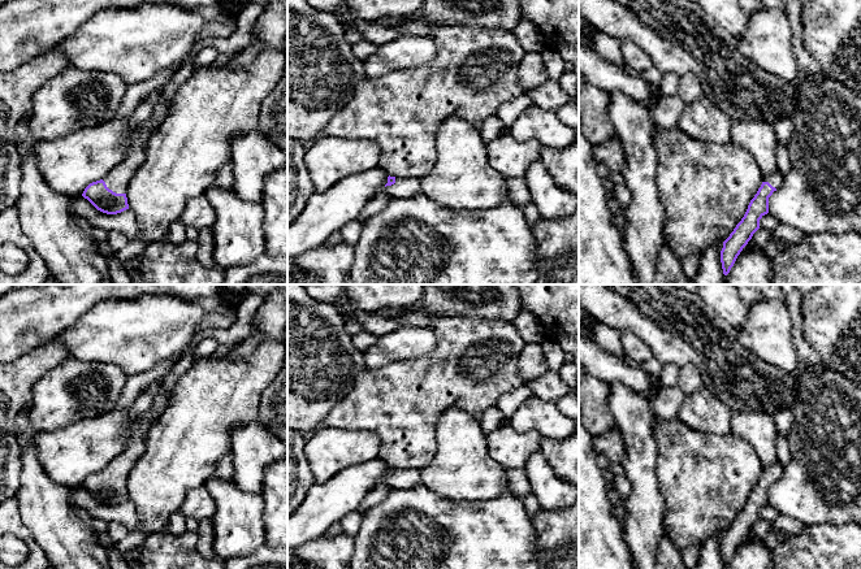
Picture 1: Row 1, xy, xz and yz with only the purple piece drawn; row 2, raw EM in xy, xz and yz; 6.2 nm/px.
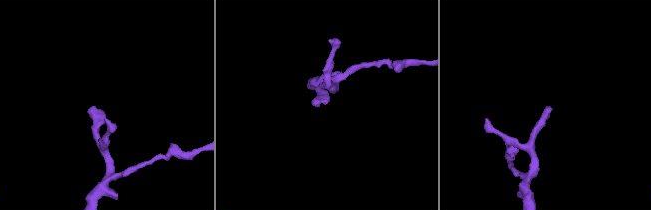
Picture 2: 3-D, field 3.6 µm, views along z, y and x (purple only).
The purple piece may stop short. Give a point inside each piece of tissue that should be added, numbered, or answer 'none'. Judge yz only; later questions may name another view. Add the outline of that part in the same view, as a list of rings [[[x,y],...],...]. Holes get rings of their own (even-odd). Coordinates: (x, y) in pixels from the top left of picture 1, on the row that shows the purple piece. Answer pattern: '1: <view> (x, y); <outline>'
1: yz (775, 179); [[[778,170],[774,174],[765,177],[763,182],[769,182],[776,190],[782,186],[784,175]]]

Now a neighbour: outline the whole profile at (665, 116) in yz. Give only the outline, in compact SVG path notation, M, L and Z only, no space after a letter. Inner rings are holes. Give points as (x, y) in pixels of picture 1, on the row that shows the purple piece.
M679 95L662 96L650 110L653 129L671 130L676 127L684 108L685 103Z

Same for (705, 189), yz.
M680 127L653 129L657 151L657 190L665 209L663 244L683 260L724 242L744 217L763 182L754 157L732 140L724 145L688 136Z

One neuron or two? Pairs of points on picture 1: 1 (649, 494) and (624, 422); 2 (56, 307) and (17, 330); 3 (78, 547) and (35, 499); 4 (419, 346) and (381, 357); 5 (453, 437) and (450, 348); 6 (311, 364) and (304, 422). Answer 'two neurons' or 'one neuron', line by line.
1: one neuron
2: one neuron
3: one neuron
4: one neuron
5: two neurons
6: one neuron

